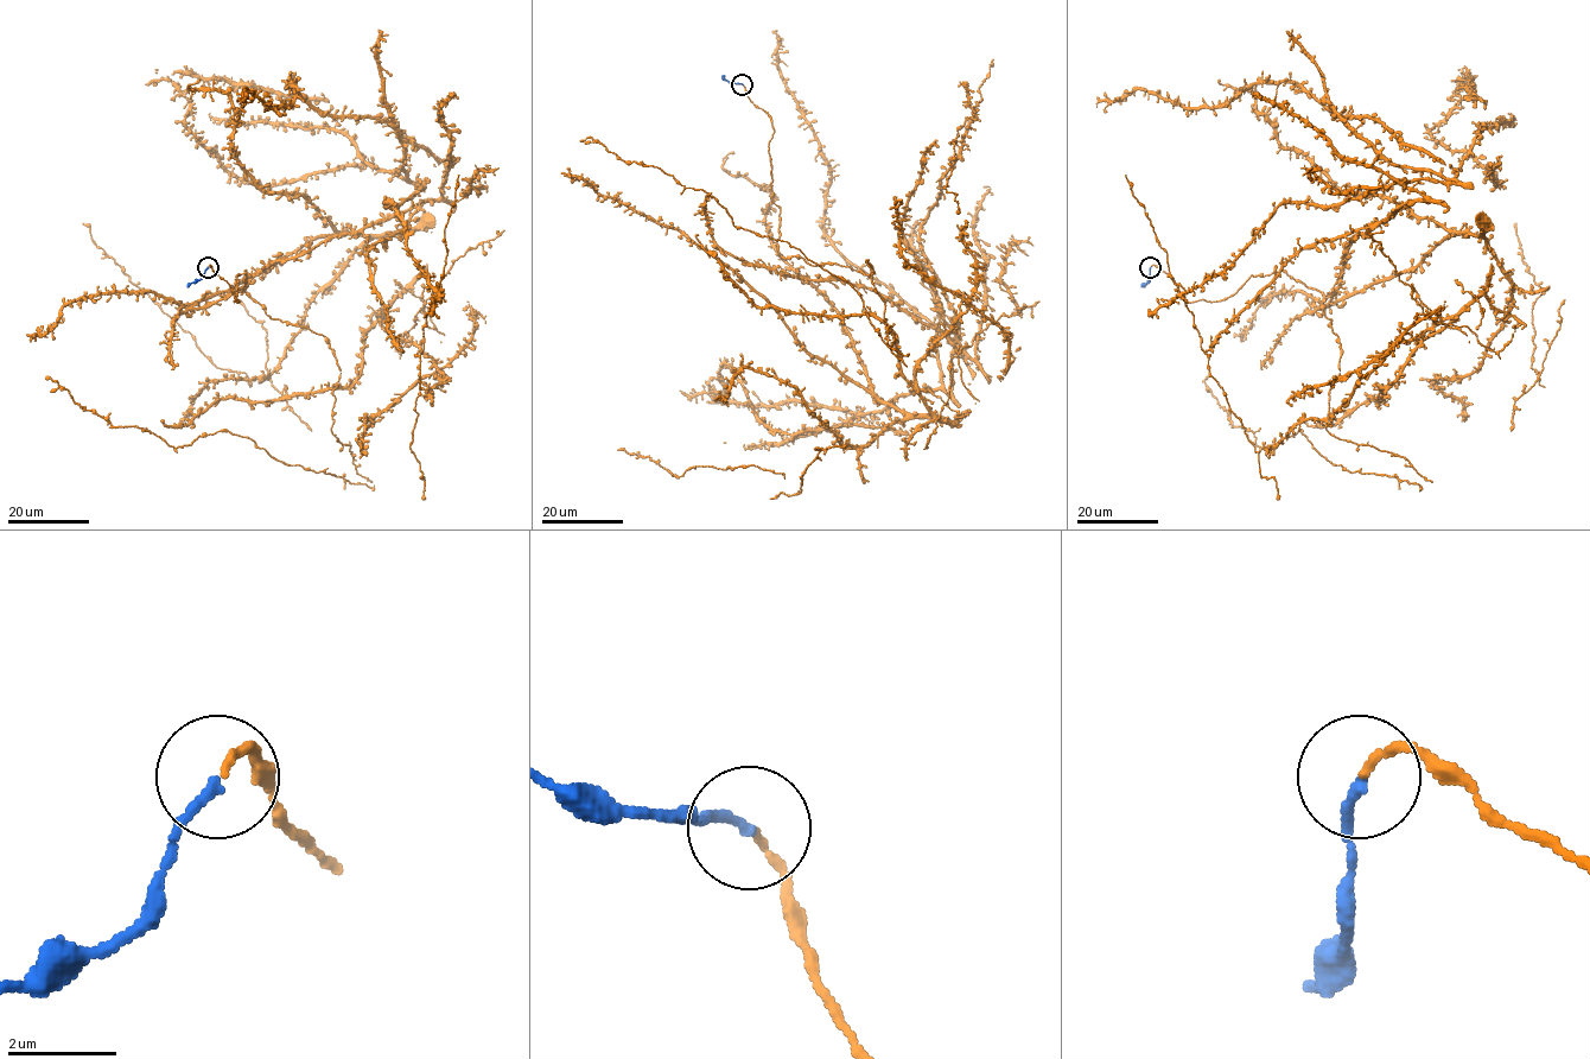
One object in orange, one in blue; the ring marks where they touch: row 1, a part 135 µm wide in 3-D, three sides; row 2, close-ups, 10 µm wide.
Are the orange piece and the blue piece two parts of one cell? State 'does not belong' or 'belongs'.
belongs

